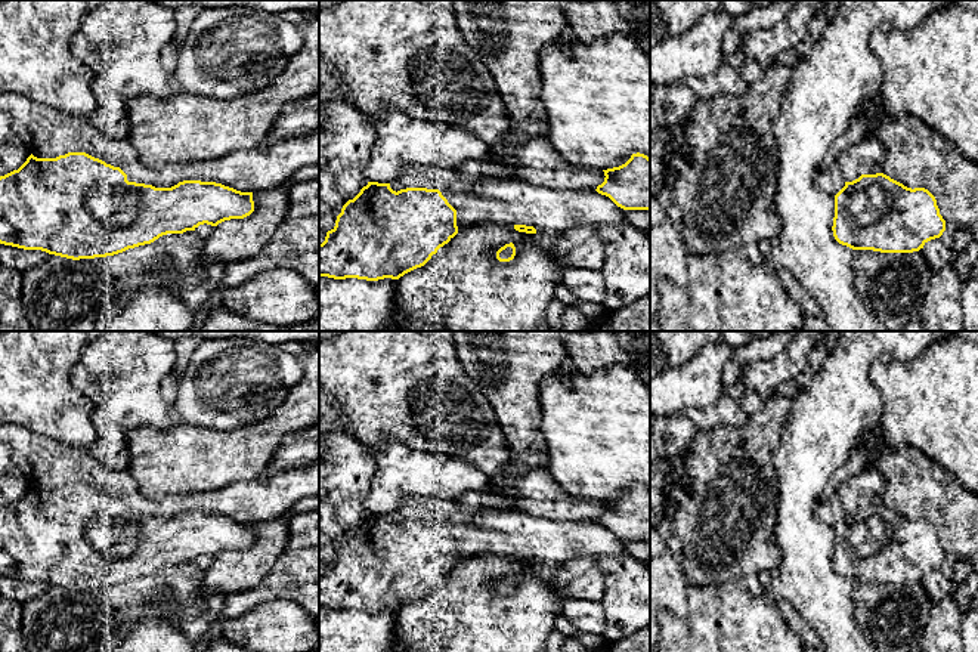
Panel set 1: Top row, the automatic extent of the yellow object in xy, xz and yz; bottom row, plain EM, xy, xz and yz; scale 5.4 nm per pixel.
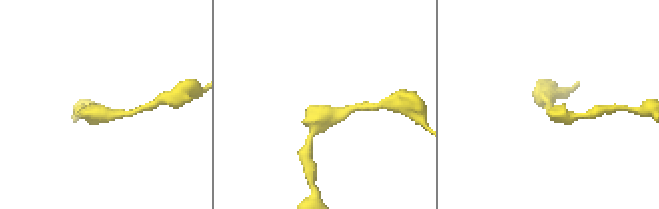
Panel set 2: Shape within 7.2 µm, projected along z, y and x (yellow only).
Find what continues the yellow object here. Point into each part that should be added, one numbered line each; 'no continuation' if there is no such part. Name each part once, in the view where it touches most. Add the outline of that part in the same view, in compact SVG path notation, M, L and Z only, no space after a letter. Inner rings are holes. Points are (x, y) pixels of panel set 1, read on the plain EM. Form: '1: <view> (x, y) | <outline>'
no continuation

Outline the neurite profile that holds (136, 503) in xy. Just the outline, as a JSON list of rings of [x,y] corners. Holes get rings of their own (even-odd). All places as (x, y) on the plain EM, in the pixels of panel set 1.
[[[0,423],[0,442],[12,448],[12,458],[30,483],[37,489],[56,489],[68,483],[86,483],[114,498],[120,498],[129,513],[171,519],[183,512],[216,513],[241,523],[267,522],[291,513],[293,506],[313,495],[319,495],[319,460],[294,470],[278,472],[253,482],[235,482],[220,489],[194,494],[170,494],[160,501],[145,498],[133,476],[127,470],[112,470],[86,451],[41,436],[19,424]]]

